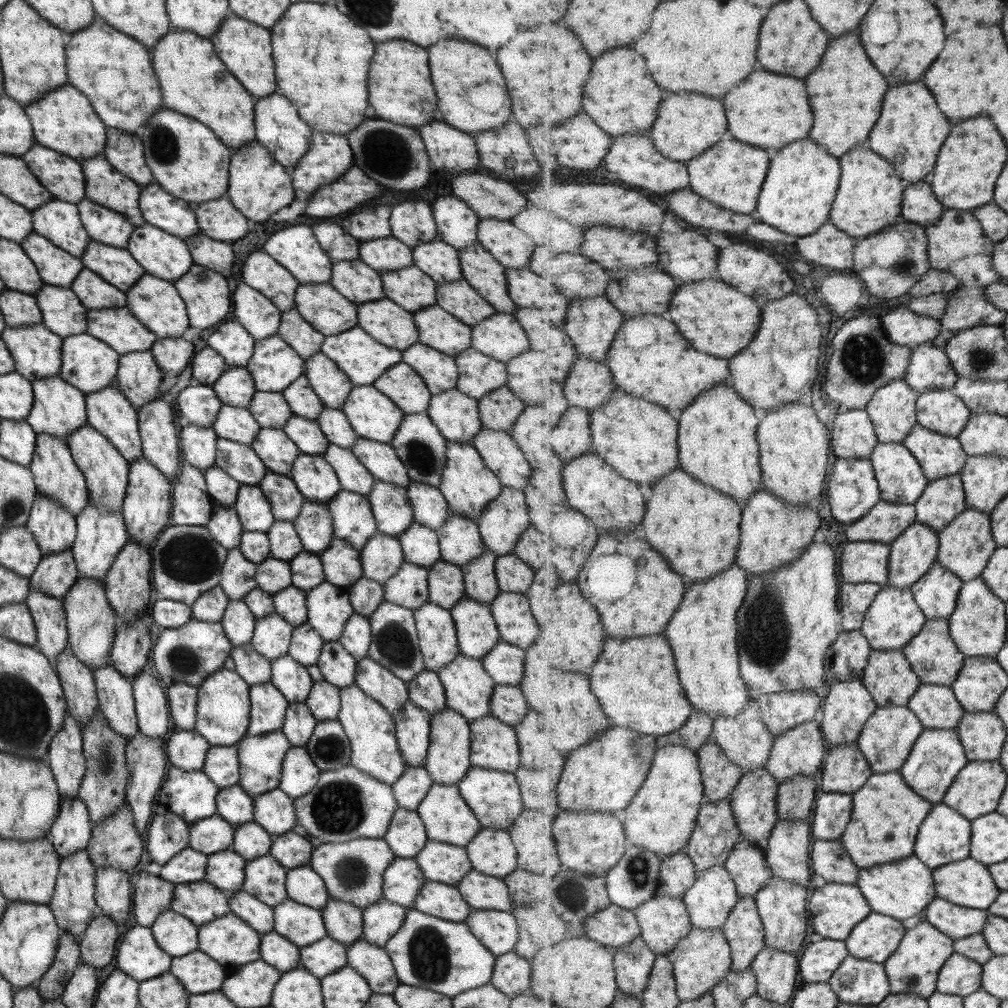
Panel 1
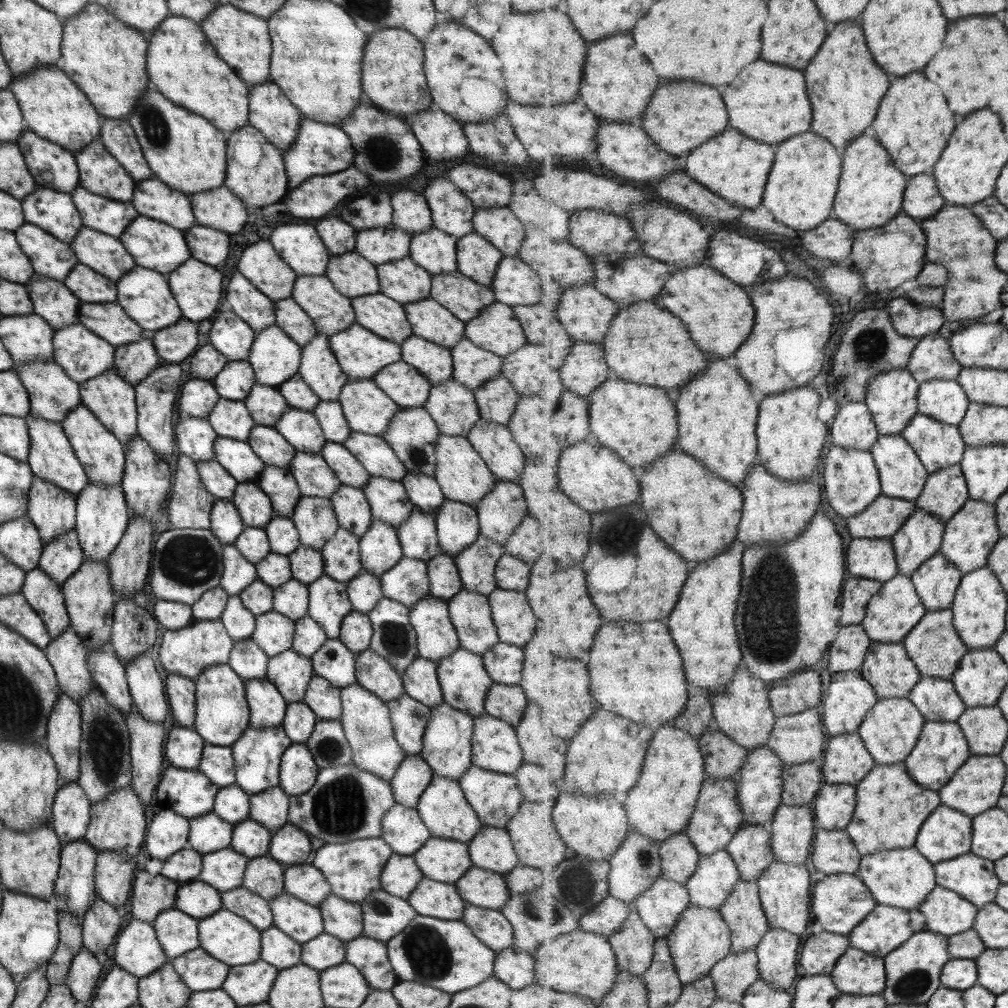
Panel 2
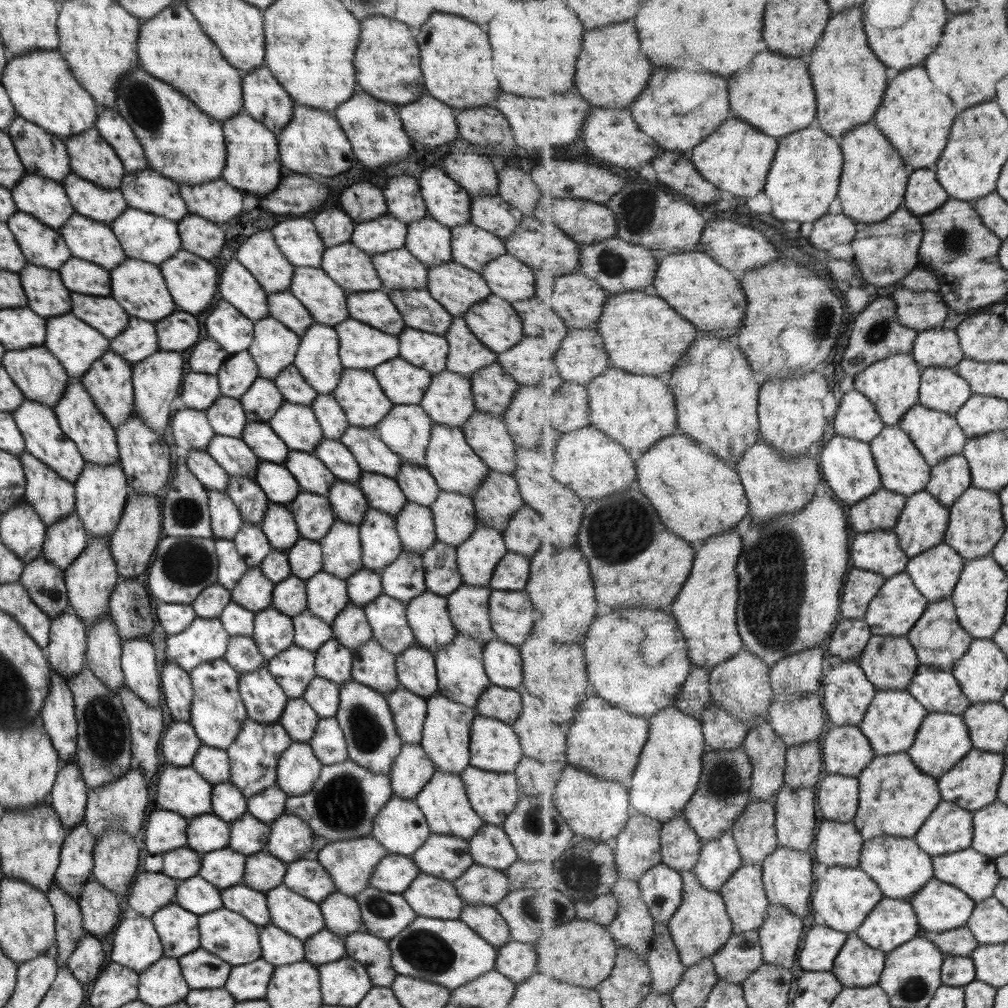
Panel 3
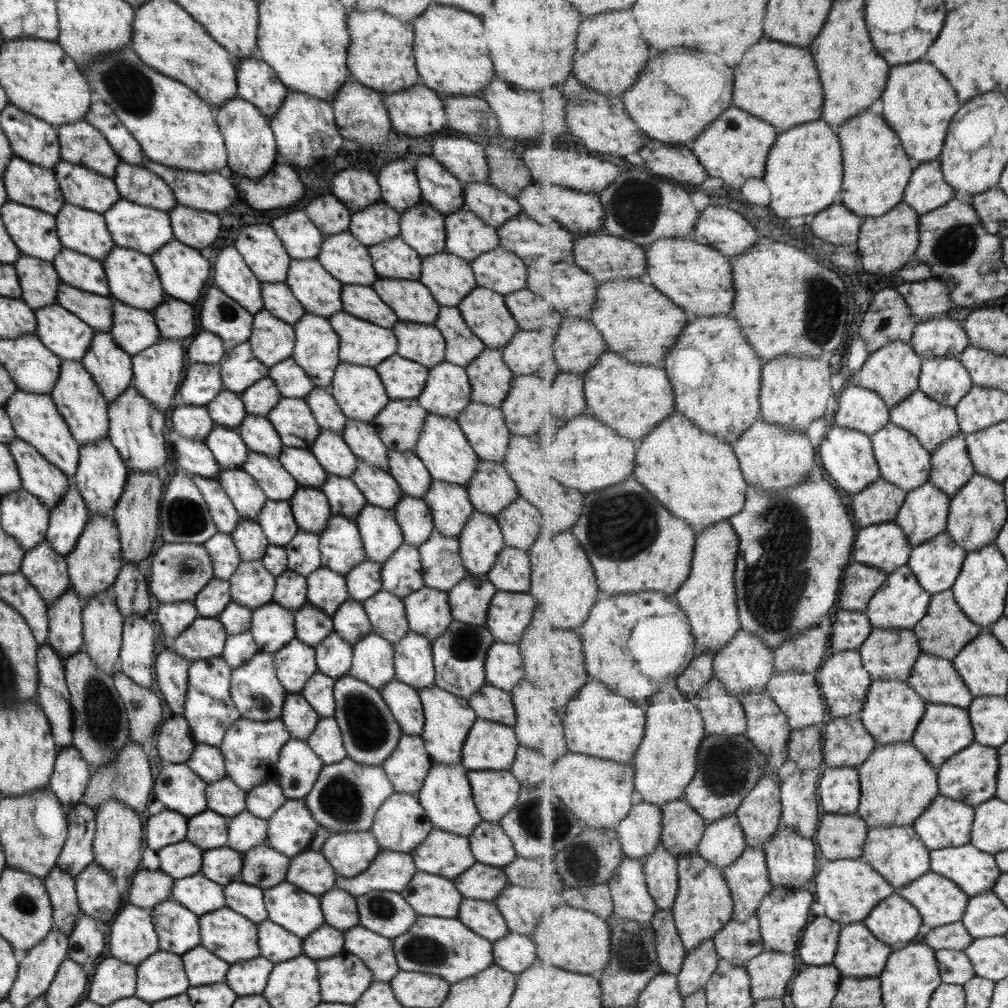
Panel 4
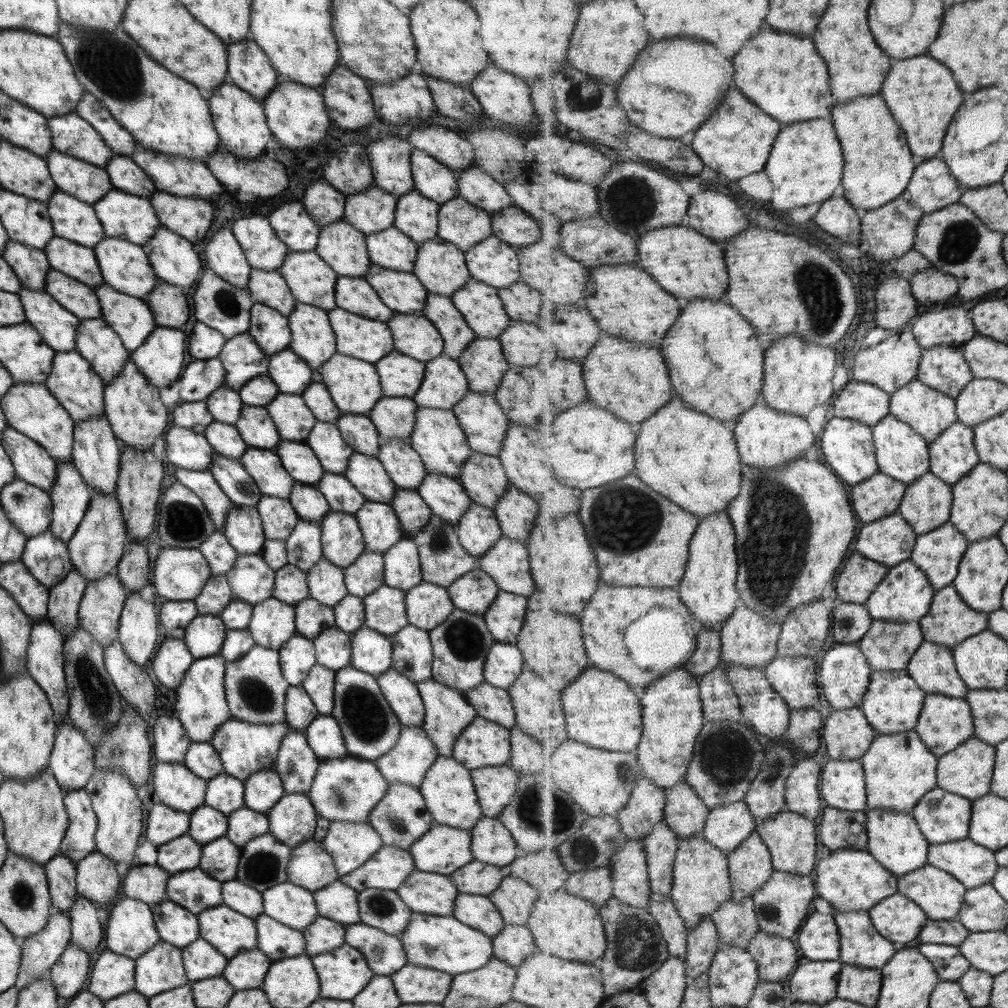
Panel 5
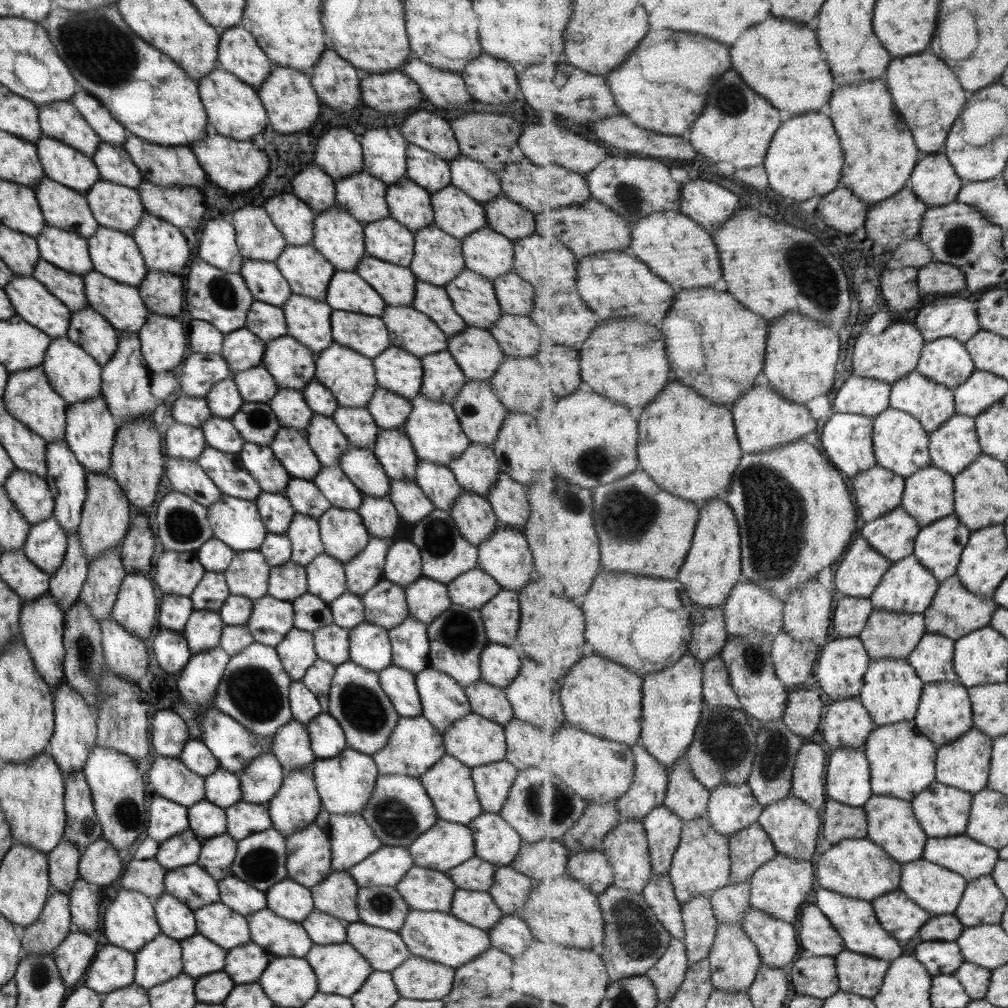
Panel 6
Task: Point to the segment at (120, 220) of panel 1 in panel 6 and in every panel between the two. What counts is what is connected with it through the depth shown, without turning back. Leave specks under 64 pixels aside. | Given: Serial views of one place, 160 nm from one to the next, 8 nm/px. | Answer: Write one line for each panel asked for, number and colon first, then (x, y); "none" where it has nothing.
2: (109, 217)
3: (103, 205)
4: (81, 187)
5: (81, 180)
6: (60, 163)

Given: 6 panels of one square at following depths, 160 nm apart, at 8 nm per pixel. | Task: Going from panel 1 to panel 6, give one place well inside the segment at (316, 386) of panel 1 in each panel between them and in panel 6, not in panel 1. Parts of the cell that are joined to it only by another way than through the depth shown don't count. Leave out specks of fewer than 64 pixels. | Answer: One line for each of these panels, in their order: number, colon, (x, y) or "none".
2: (318, 368)
3: (316, 360)
4: (315, 351)
5: (312, 340)
6: (308, 322)

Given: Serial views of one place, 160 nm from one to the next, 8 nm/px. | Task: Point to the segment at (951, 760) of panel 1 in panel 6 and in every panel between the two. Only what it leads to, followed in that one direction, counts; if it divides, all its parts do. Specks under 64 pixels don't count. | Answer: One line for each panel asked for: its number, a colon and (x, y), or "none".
2: (943, 748)
3: (944, 739)
4: (945, 729)
5: (945, 723)
6: (946, 713)

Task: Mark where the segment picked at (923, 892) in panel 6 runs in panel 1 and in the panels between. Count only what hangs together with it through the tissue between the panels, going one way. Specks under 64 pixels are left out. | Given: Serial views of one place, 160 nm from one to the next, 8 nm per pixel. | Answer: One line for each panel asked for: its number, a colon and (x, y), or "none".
1: (958, 922)
2: (946, 912)
3: (940, 906)
4: (941, 902)
5: (939, 894)

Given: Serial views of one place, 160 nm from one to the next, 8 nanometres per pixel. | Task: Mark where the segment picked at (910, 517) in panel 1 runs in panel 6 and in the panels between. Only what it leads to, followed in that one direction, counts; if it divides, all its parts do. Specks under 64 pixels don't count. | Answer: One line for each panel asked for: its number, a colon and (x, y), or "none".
2: (883, 519)
3: (881, 511)
4: (881, 502)
5: (880, 496)
6: (878, 491)

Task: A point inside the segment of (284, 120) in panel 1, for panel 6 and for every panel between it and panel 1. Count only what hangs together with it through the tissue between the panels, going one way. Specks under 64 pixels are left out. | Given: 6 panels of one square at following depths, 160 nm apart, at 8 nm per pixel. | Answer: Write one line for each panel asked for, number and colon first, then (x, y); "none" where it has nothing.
2: (270, 113)
3: (264, 100)
4: (256, 82)
5: (249, 69)
6: (238, 54)

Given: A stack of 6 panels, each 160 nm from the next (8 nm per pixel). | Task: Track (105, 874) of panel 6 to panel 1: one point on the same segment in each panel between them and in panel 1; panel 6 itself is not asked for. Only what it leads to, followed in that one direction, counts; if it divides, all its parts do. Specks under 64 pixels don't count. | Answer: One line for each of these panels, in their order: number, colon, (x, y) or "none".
1: (97, 944)
2: (100, 925)
3: (98, 907)
4: (97, 897)
5: (96, 880)

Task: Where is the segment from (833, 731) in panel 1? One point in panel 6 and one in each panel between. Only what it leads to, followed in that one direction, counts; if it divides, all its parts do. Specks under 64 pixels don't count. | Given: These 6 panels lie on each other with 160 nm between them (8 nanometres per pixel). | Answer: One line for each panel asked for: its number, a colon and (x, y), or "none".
2: (850, 697)
3: (847, 691)
4: (846, 682)
5: (845, 673)
6: (844, 662)

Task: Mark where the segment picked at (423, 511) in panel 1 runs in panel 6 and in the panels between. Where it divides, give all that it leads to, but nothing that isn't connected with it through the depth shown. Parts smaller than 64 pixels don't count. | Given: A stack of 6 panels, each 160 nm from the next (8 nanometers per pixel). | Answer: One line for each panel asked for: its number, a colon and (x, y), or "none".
2: (423, 491)
3: (418, 486)
4: (407, 470)
5: (402, 464)
6: (392, 449)

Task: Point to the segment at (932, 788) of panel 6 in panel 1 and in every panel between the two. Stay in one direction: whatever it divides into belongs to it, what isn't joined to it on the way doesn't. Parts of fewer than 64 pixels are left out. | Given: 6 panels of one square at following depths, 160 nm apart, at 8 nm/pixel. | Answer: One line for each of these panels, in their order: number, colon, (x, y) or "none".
1: (946, 836)
2: (948, 833)
3: (950, 829)
4: (946, 823)
5: (944, 817)

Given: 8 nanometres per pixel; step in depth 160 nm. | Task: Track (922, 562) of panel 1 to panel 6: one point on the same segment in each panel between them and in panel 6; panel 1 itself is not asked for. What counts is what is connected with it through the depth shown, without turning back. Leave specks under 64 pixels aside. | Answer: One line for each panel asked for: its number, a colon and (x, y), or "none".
2: (920, 538)
3: (924, 523)
4: (924, 515)
5: (927, 505)
6: (929, 495)

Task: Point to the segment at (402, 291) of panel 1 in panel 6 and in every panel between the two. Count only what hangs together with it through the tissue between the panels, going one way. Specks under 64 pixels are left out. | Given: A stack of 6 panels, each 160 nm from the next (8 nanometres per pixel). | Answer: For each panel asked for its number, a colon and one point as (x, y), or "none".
2: (402, 281)
3: (397, 269)
4: (393, 258)
5: (389, 249)
6: (385, 239)

